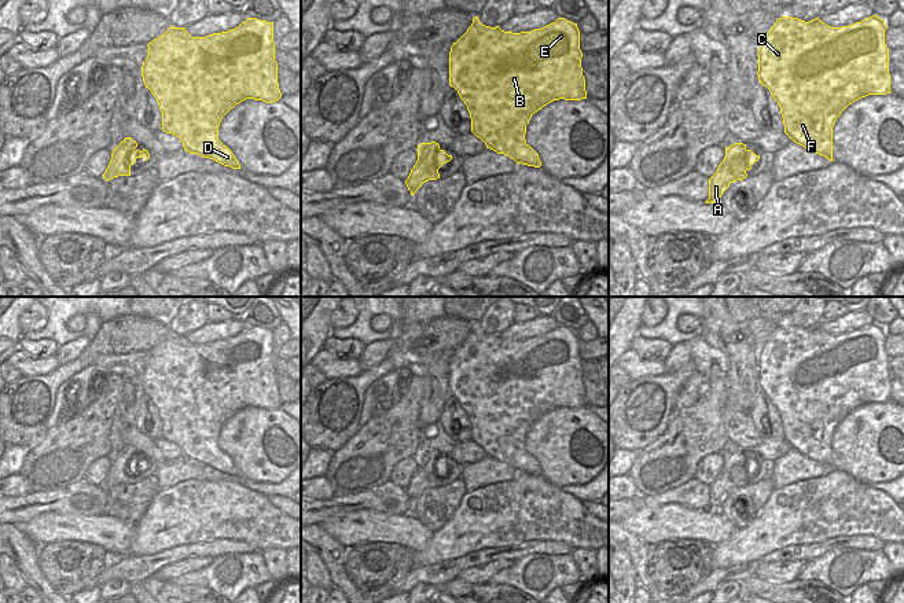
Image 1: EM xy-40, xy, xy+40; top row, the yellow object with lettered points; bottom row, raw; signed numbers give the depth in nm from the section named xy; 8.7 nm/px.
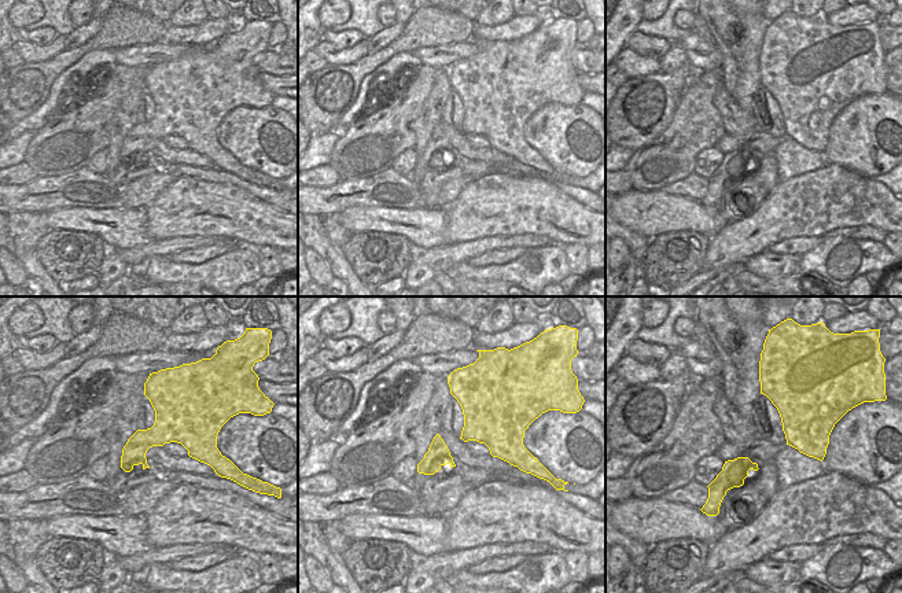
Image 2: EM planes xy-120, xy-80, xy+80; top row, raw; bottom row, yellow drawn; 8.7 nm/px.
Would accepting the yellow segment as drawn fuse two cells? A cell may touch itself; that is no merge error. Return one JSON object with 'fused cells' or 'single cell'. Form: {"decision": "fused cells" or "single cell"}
{"decision": "single cell"}

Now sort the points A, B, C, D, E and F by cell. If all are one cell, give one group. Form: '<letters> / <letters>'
A B C D E F

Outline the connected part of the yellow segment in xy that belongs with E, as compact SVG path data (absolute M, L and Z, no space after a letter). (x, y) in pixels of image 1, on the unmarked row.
M473 326L467 339L451 354L449 393L467 413L471 440L486 456L504 462L517 471L540 475L539 462L526 451L532 423L554 408L587 407L581 375L580 338L565 326L530 339L504 339Z

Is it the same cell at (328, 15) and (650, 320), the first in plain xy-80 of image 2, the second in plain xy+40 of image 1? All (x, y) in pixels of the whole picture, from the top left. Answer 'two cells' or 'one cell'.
one cell

